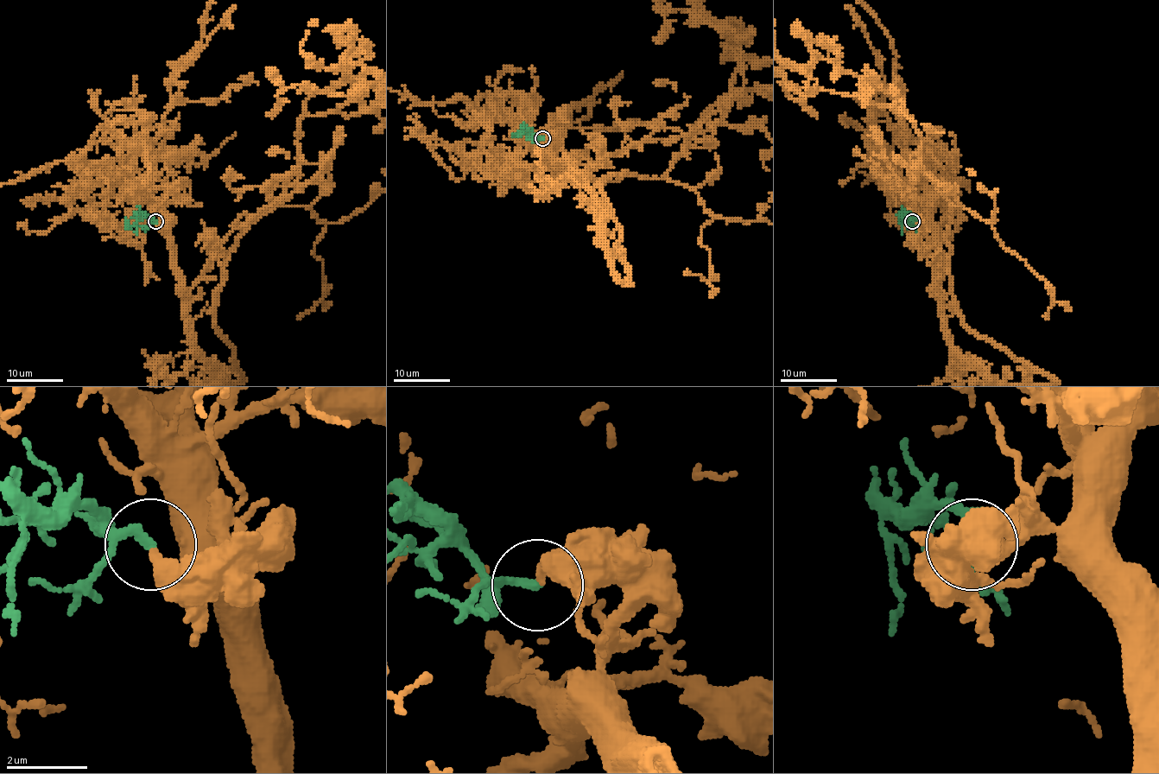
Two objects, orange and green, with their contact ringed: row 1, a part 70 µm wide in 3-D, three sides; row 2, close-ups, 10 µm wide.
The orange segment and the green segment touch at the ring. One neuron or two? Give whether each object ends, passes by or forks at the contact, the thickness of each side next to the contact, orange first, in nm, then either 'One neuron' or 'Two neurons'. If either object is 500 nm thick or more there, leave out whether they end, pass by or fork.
At the ring orange ends. At the ring green passes by. Thickness 360 nm (orange) against 150 nm. One neuron

